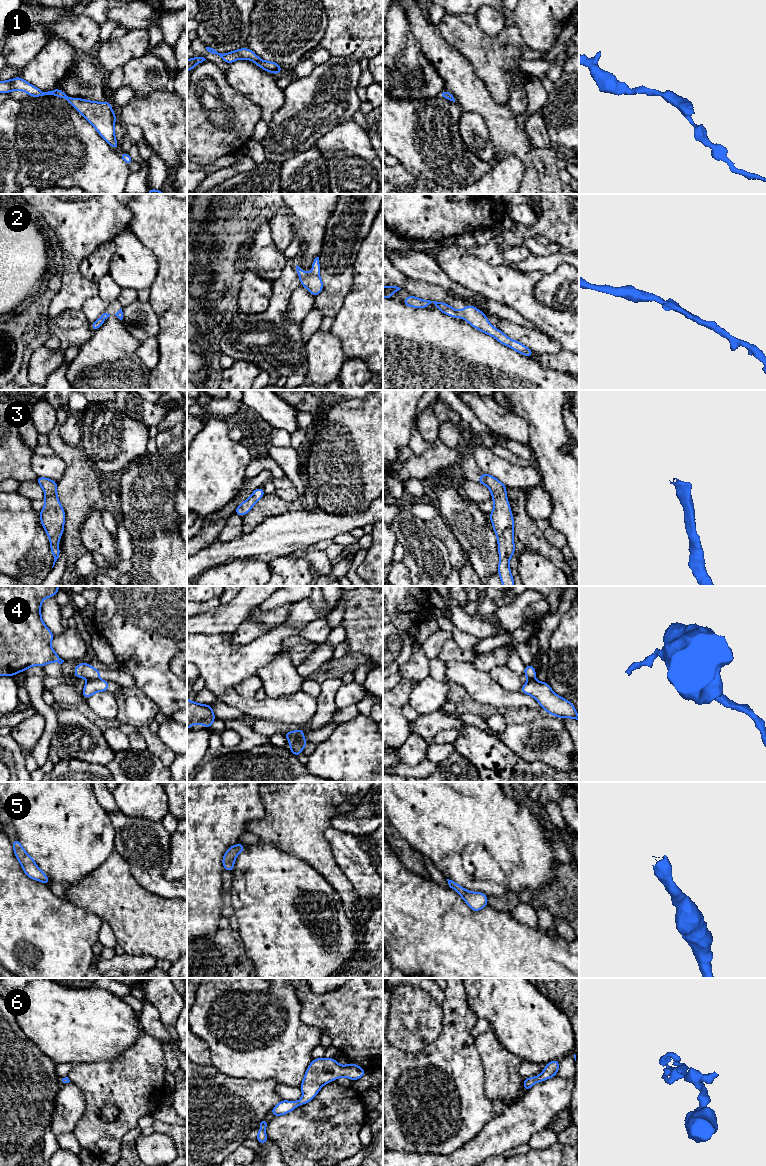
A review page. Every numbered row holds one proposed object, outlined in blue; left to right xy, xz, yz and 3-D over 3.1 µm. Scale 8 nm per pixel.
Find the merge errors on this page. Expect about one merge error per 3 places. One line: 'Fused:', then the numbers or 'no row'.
Fused: 4

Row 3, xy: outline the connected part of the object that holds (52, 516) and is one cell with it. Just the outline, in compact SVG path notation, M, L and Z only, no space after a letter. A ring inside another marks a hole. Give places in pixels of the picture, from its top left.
M38 476L36 482L43 488L45 507L39 512L41 524L50 539L50 548L54 557L53 566L60 556L59 539L64 532L66 514L57 496L57 483L54 480Z

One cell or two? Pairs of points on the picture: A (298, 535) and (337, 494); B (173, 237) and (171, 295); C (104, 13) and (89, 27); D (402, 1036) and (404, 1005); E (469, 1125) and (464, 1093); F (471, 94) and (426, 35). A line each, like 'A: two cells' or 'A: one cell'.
A: two cells
B: one cell
C: two cells
D: one cell
E: one cell
F: one cell

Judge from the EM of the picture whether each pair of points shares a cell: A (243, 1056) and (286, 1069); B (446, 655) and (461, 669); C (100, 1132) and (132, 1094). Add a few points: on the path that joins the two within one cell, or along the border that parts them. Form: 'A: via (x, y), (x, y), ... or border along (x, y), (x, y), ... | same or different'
A: via (254, 1056), (273, 1056), (275, 1058) | same
B: border along (471, 662), (447, 661), (445, 663) | different
C: via (112, 1131), (130, 1113), (132, 1106) | same

